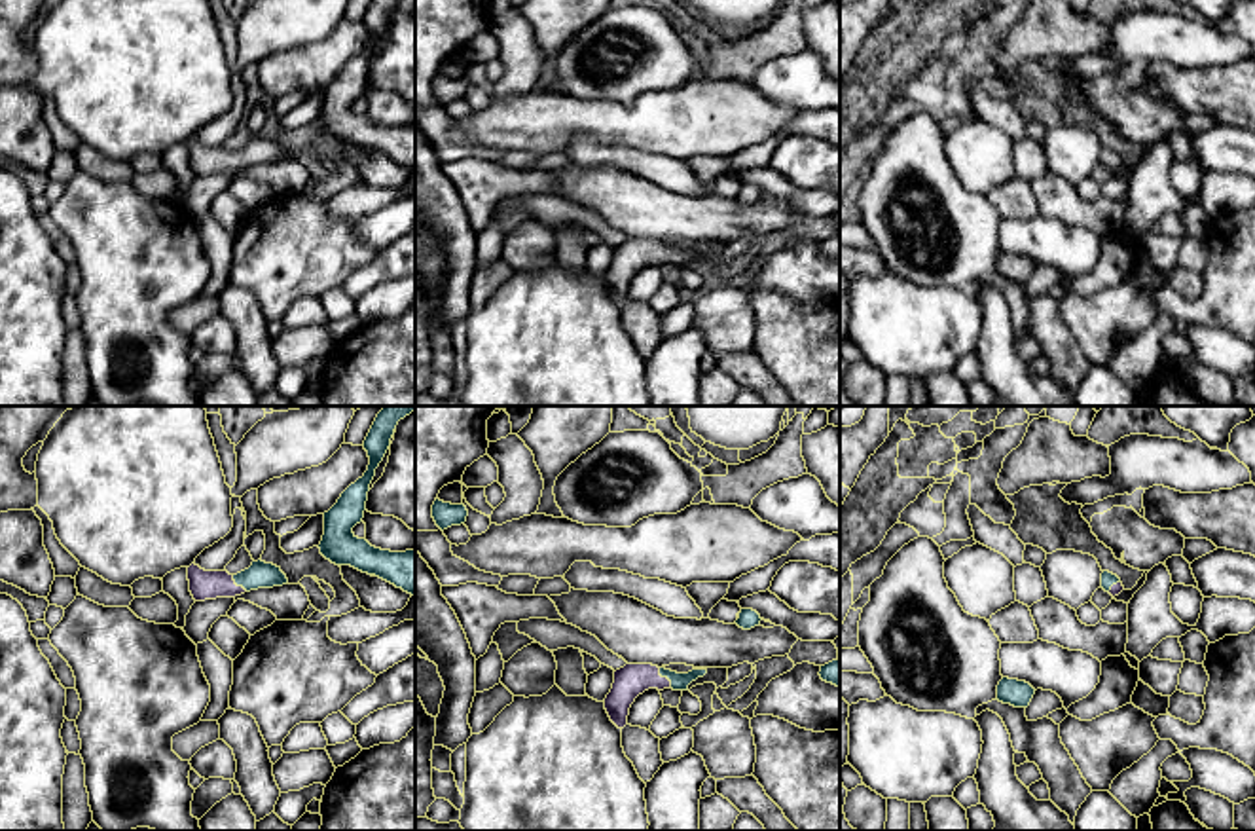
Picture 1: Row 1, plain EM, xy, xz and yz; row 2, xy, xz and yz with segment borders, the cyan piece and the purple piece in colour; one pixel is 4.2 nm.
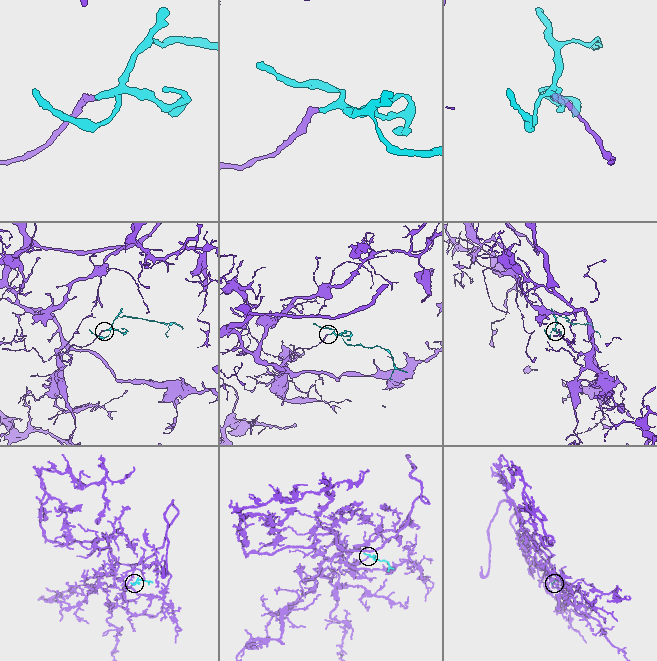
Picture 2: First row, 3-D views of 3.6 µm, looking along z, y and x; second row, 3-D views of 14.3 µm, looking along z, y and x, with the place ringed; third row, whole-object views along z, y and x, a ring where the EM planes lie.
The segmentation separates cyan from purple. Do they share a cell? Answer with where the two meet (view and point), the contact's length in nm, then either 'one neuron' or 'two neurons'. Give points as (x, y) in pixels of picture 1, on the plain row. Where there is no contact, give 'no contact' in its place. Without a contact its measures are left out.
contact xz (666, 251); length 110 nm; one neuron

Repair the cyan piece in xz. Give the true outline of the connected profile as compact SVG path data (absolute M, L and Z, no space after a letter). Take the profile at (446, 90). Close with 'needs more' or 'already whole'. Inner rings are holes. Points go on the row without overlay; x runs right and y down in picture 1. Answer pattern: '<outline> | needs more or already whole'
M440 74L432 80L432 93L436 101L444 106L451 101L461 101L466 97L468 85L461 80L444 78Z | already whole

